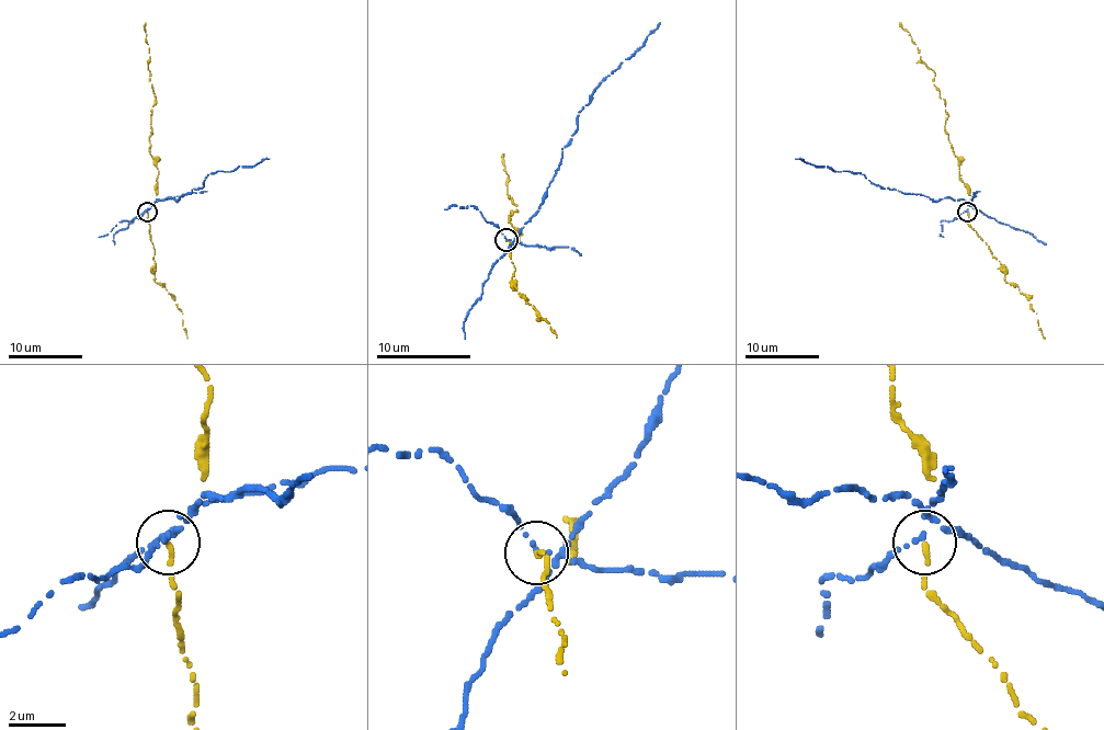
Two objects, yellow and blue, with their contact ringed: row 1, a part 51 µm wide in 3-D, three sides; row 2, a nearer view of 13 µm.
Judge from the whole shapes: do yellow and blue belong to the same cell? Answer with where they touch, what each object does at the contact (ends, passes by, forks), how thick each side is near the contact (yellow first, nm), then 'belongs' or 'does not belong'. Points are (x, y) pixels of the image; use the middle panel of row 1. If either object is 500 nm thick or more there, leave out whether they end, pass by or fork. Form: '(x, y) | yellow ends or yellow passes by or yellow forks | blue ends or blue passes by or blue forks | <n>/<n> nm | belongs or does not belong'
(505, 240) | yellow ends | blue passes by | 180/120 nm | does not belong

